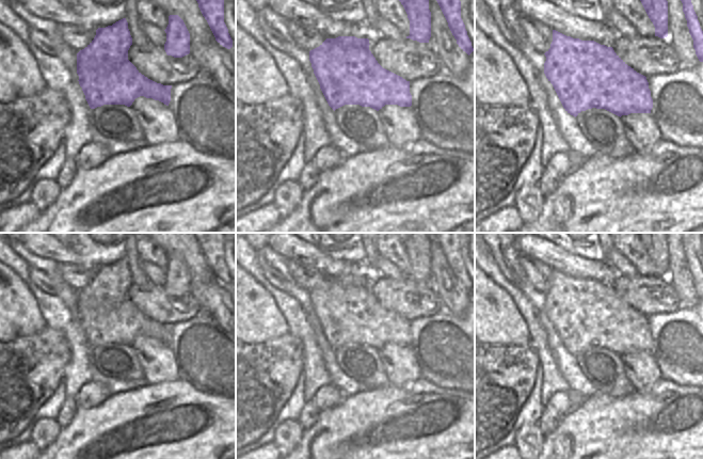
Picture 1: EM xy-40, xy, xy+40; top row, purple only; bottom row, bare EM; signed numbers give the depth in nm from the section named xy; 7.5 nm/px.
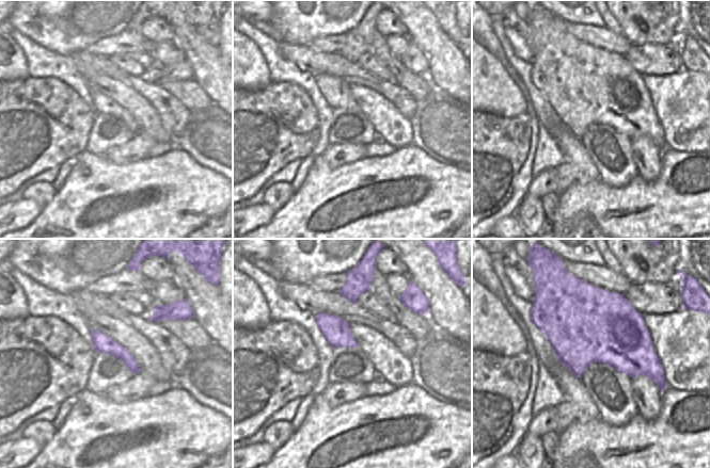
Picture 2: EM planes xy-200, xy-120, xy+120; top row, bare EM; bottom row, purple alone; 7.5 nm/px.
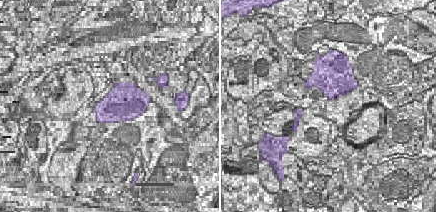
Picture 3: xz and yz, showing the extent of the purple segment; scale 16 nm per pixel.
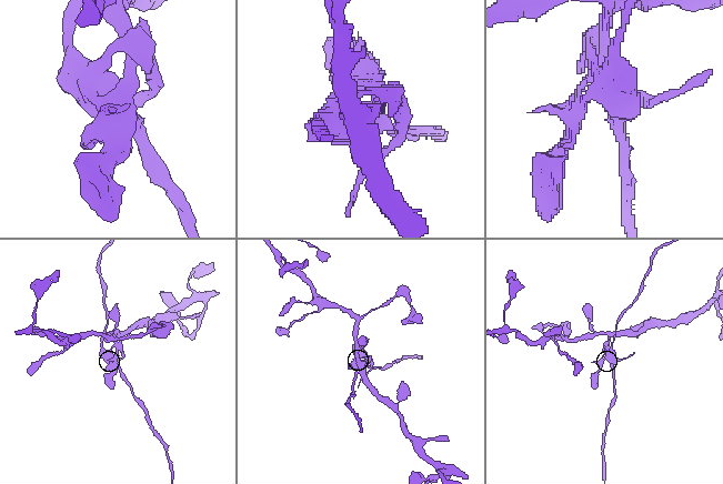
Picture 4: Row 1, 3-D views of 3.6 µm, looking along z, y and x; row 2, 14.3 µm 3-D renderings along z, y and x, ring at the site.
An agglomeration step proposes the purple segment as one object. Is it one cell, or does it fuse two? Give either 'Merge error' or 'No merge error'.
Merge error

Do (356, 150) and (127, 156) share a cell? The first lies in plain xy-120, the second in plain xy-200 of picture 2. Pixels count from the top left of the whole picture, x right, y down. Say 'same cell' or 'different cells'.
same cell

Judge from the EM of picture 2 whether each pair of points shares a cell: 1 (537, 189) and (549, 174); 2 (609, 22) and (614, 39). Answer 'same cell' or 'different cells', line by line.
1: same cell
2: different cells

